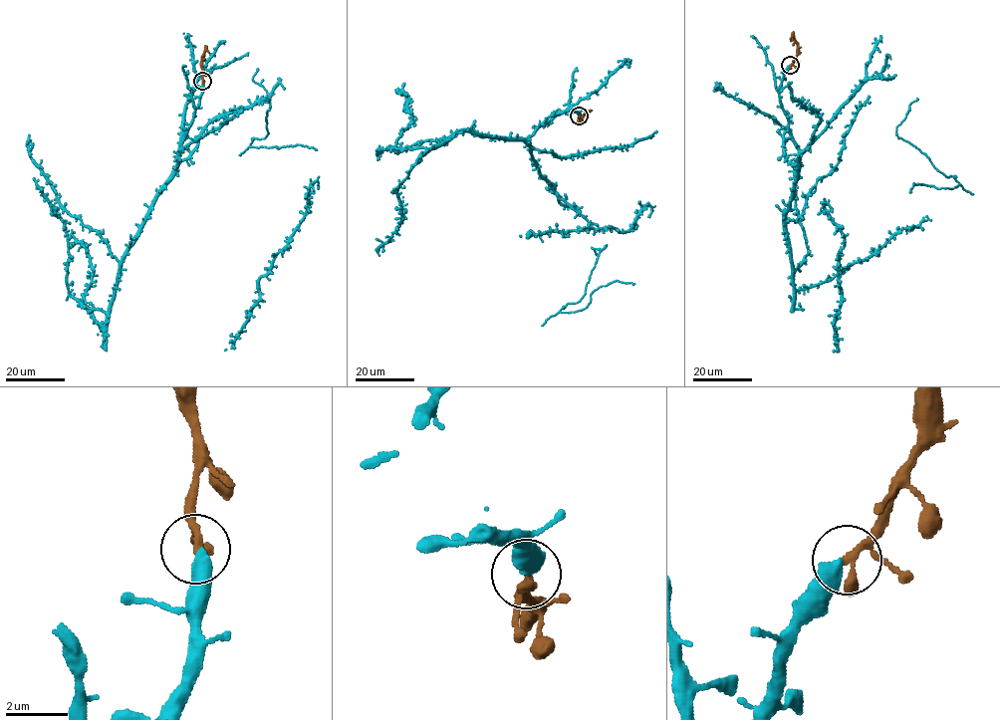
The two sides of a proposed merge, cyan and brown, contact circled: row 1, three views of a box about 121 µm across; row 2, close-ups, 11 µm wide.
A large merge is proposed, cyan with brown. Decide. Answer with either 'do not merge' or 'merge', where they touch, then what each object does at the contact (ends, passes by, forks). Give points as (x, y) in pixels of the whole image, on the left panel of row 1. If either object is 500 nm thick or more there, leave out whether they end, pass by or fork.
merge; place (202, 81); cyan ends; brown forks

